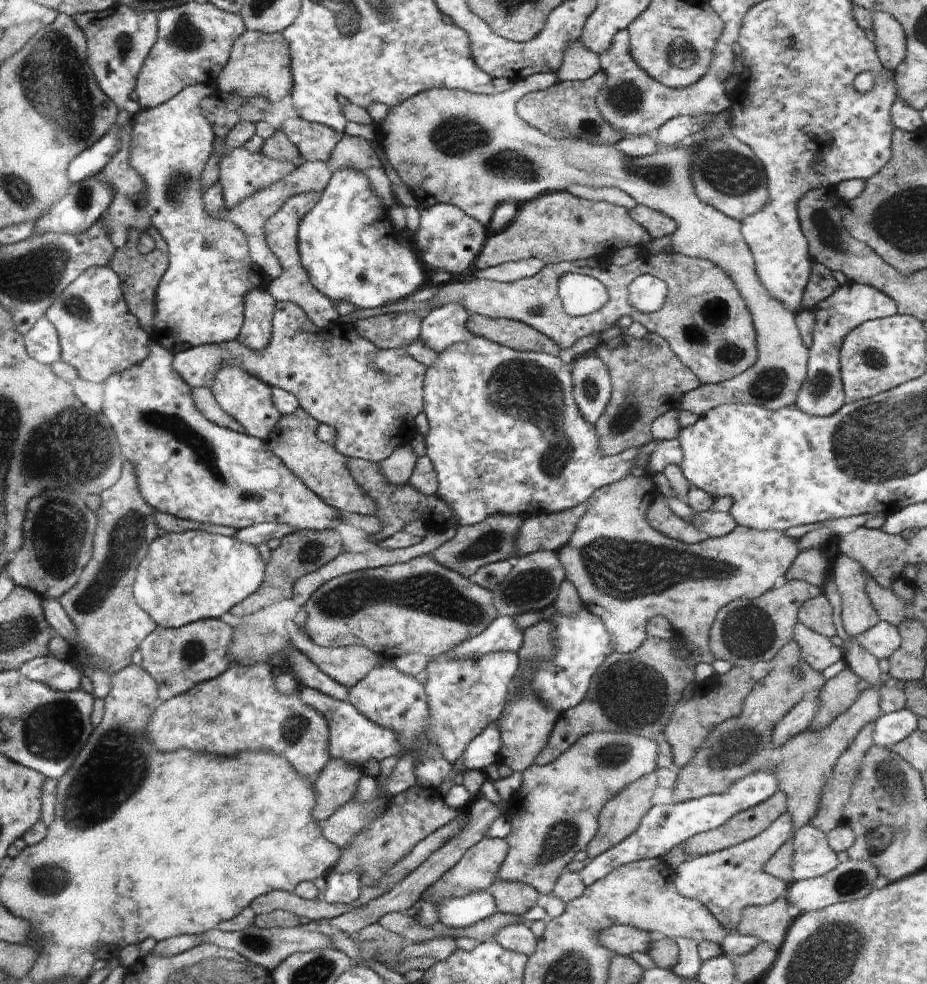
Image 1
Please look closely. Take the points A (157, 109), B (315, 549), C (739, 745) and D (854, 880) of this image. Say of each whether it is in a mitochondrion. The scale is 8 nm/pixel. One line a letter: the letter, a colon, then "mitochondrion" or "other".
A: other
B: mitochondrion
C: mitochondrion
D: mitochondrion

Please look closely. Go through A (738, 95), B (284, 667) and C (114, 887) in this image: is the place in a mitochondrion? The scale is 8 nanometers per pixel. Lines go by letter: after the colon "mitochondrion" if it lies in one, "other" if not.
A: other
B: other
C: other

